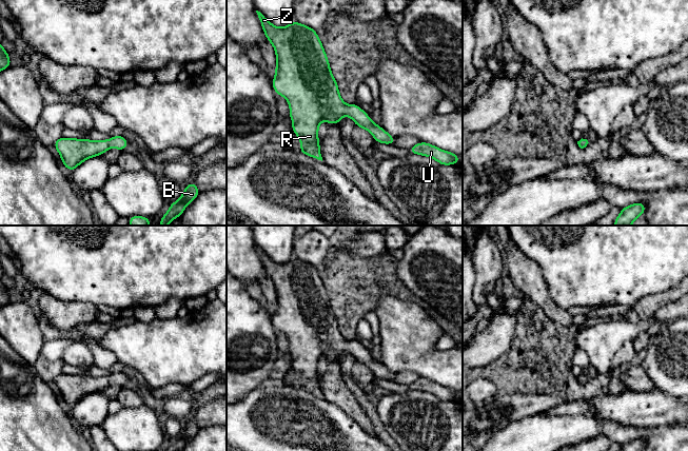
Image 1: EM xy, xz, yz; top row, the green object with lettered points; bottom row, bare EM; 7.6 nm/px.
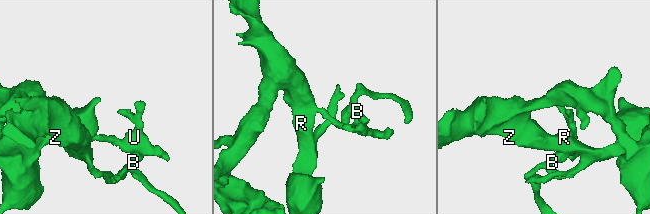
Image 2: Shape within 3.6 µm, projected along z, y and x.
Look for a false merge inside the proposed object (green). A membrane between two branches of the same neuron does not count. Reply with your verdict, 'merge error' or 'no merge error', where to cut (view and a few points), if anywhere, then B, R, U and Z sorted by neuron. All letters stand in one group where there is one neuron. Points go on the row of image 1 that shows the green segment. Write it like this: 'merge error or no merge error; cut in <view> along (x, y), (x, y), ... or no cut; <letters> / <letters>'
no merge error; no cut; B R U Z

